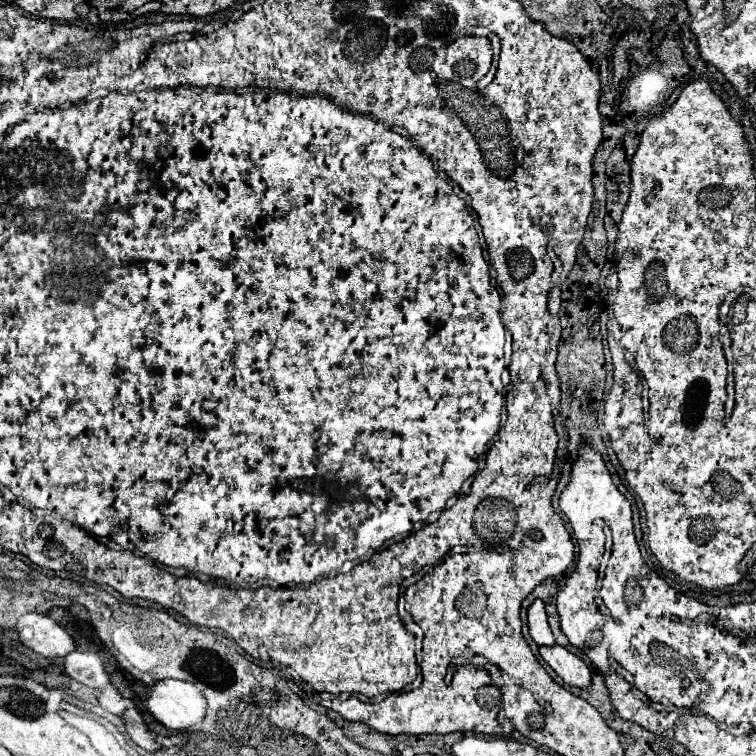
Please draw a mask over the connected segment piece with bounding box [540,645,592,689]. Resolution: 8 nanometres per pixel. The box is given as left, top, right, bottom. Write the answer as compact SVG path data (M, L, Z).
M554 645L554 647L540 647L540 657L556 671L556 675L570 687L586 689L592 681L592 671L588 665L570 653L568 649Z

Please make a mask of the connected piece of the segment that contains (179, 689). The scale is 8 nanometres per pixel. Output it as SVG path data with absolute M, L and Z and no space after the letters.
M162 679L152 687L146 701L152 717L166 729L182 731L202 723L206 715L206 699L192 683L178 679Z

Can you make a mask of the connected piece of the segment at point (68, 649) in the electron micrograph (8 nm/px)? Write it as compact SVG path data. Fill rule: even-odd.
M26 613L18 619L20 641L42 657L64 657L76 649L74 639L48 615Z

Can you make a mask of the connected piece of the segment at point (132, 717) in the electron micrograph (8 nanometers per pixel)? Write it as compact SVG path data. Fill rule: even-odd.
M126 709L126 711L122 713L122 719L124 719L124 725L126 725L126 731L128 731L130 739L132 739L138 747L142 747L142 749L146 749L146 751L156 751L156 749L160 749L160 745L154 741L154 737L152 737L150 731L146 729L146 725L144 725L144 721L142 721L142 717L140 717L140 713L138 713L136 709Z

